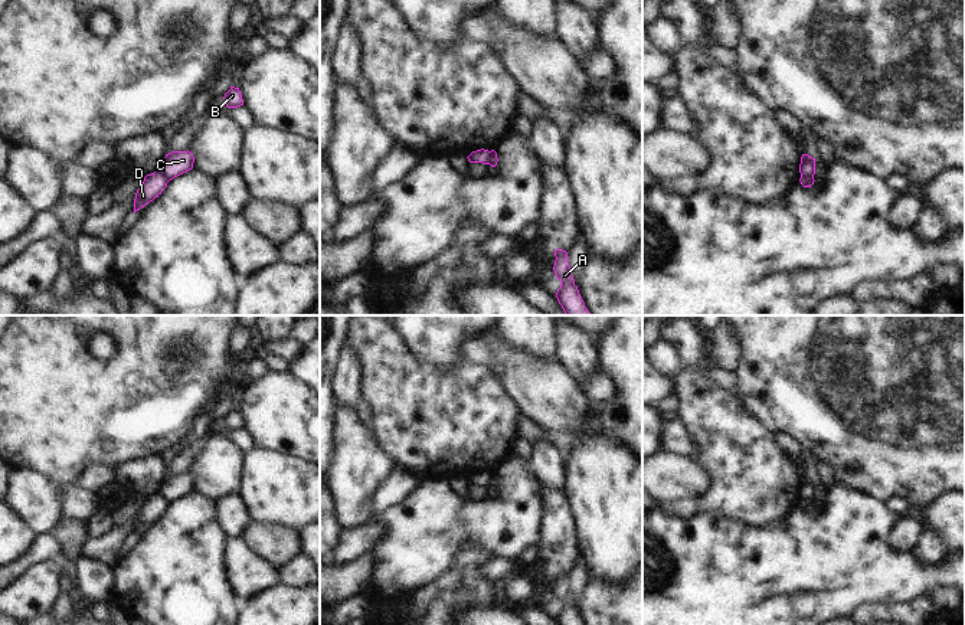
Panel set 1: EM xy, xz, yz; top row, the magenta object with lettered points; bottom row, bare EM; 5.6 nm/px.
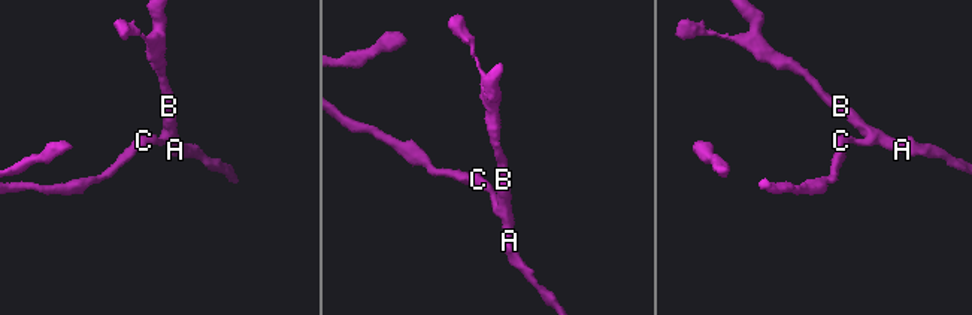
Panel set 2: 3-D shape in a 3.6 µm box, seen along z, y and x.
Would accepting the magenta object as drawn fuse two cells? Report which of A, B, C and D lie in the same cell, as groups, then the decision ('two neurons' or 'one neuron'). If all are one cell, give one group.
A B C / D; two neurons

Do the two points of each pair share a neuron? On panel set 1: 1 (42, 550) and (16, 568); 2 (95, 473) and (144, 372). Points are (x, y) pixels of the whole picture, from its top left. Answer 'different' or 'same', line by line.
1: same
2: different

